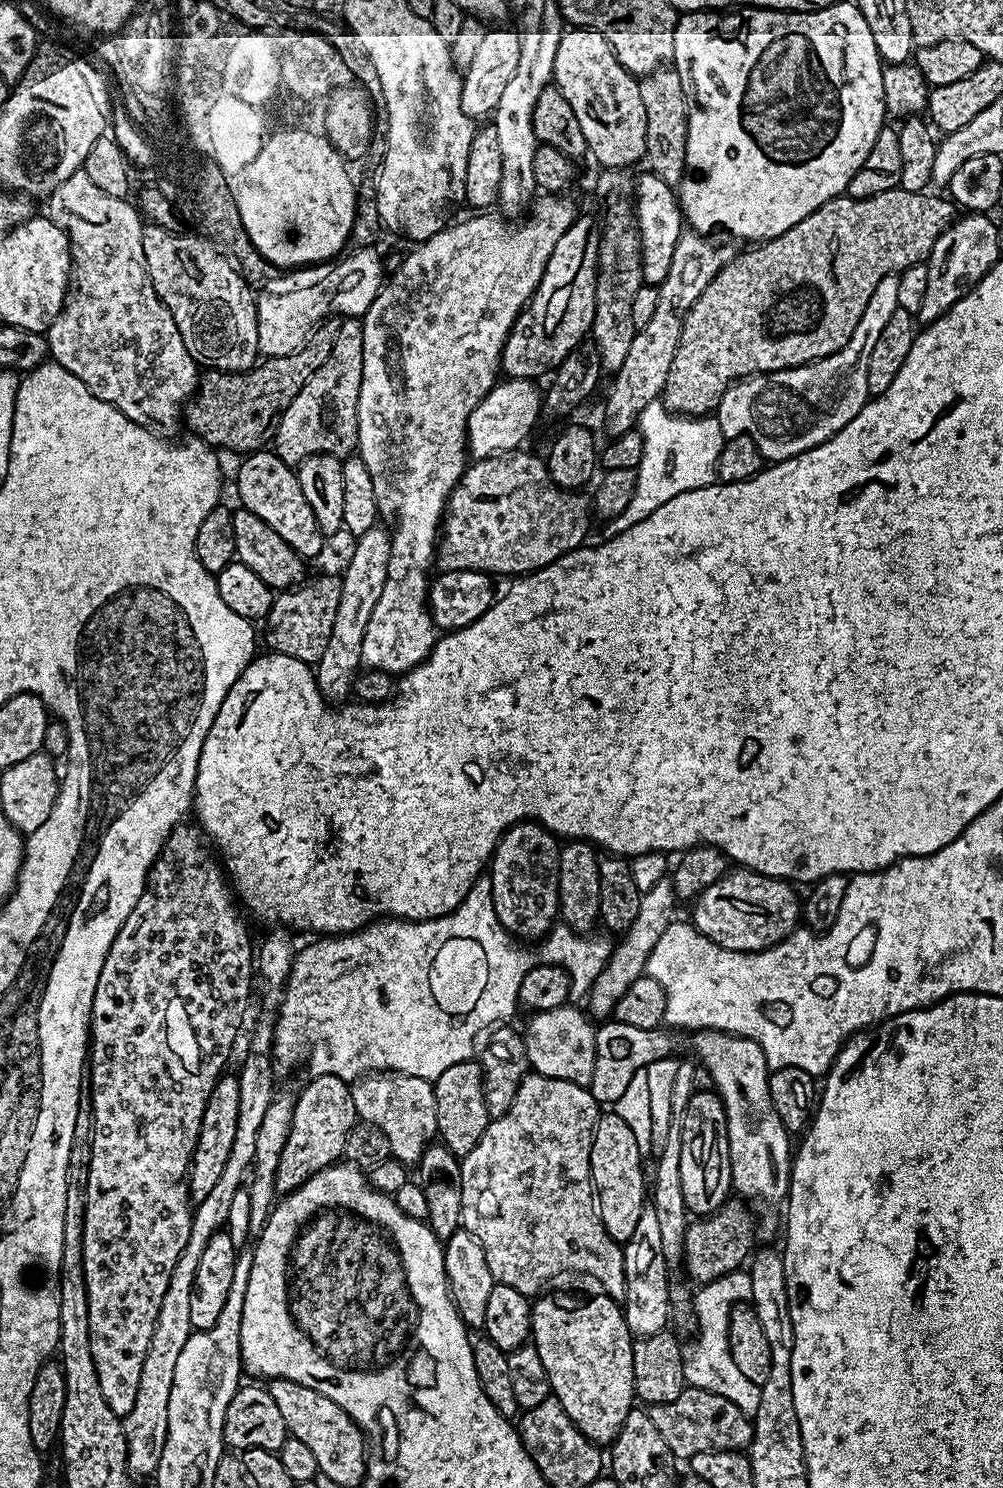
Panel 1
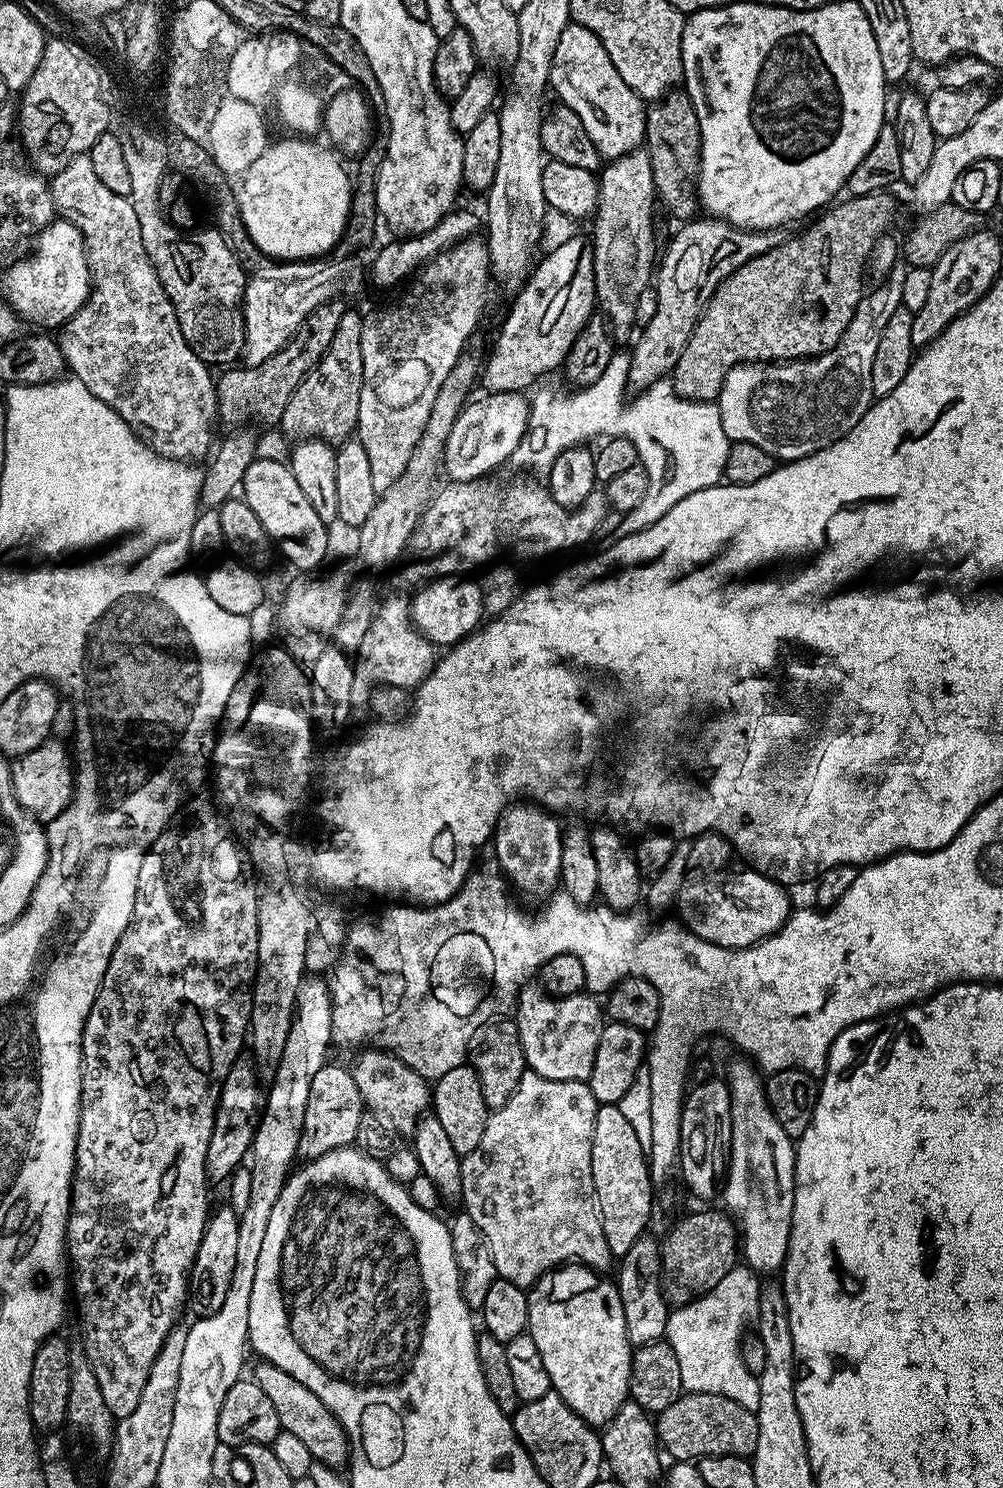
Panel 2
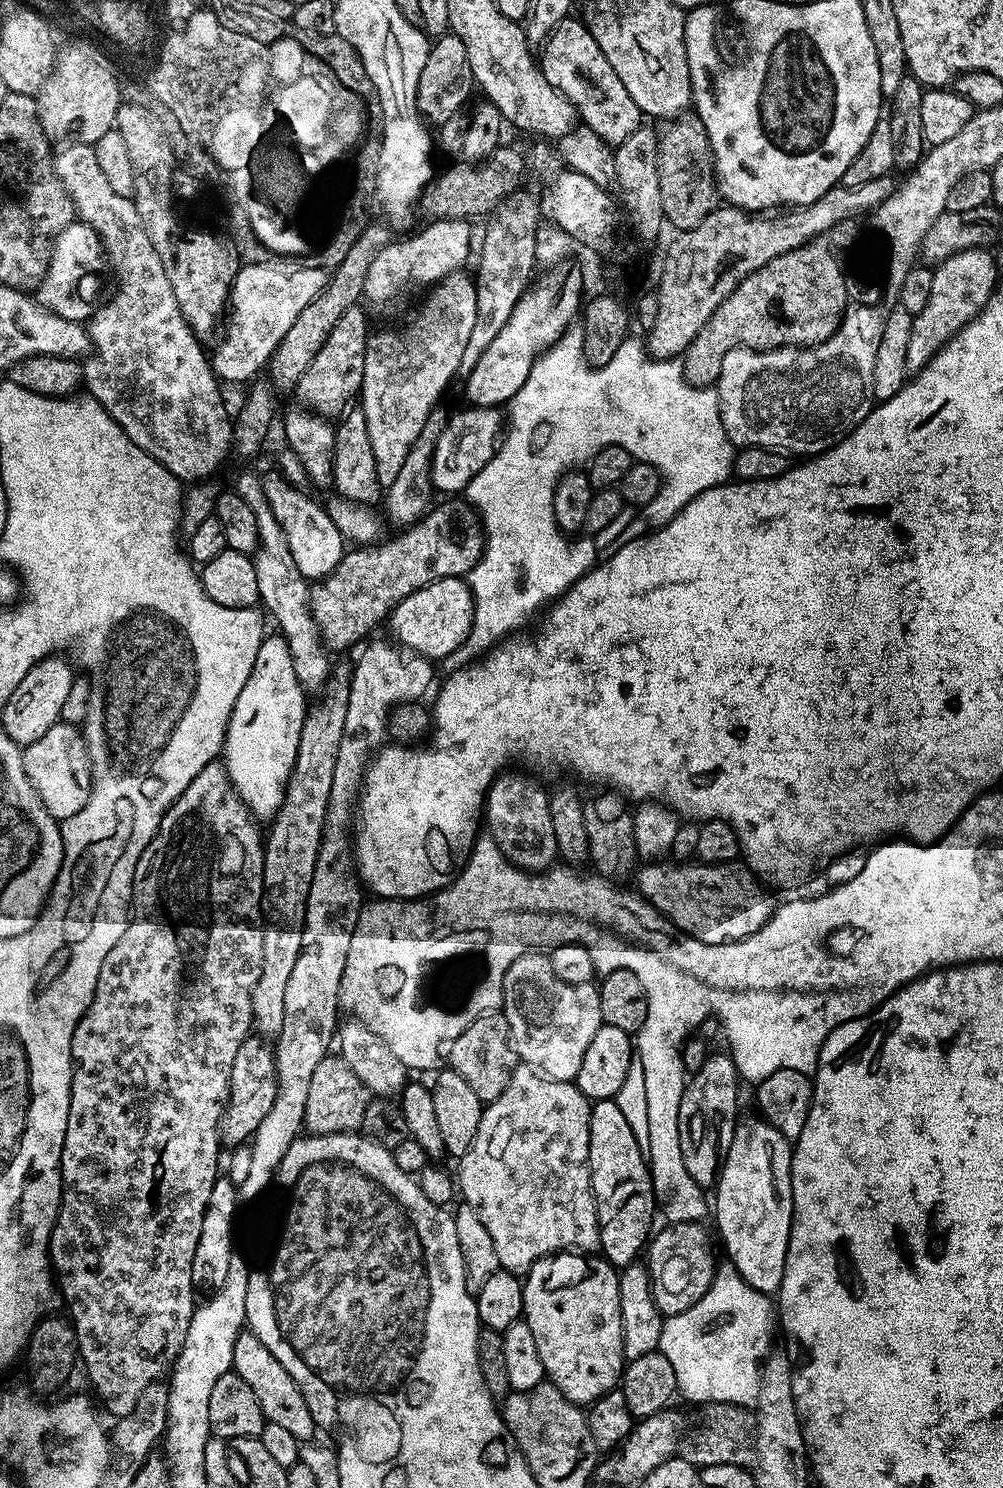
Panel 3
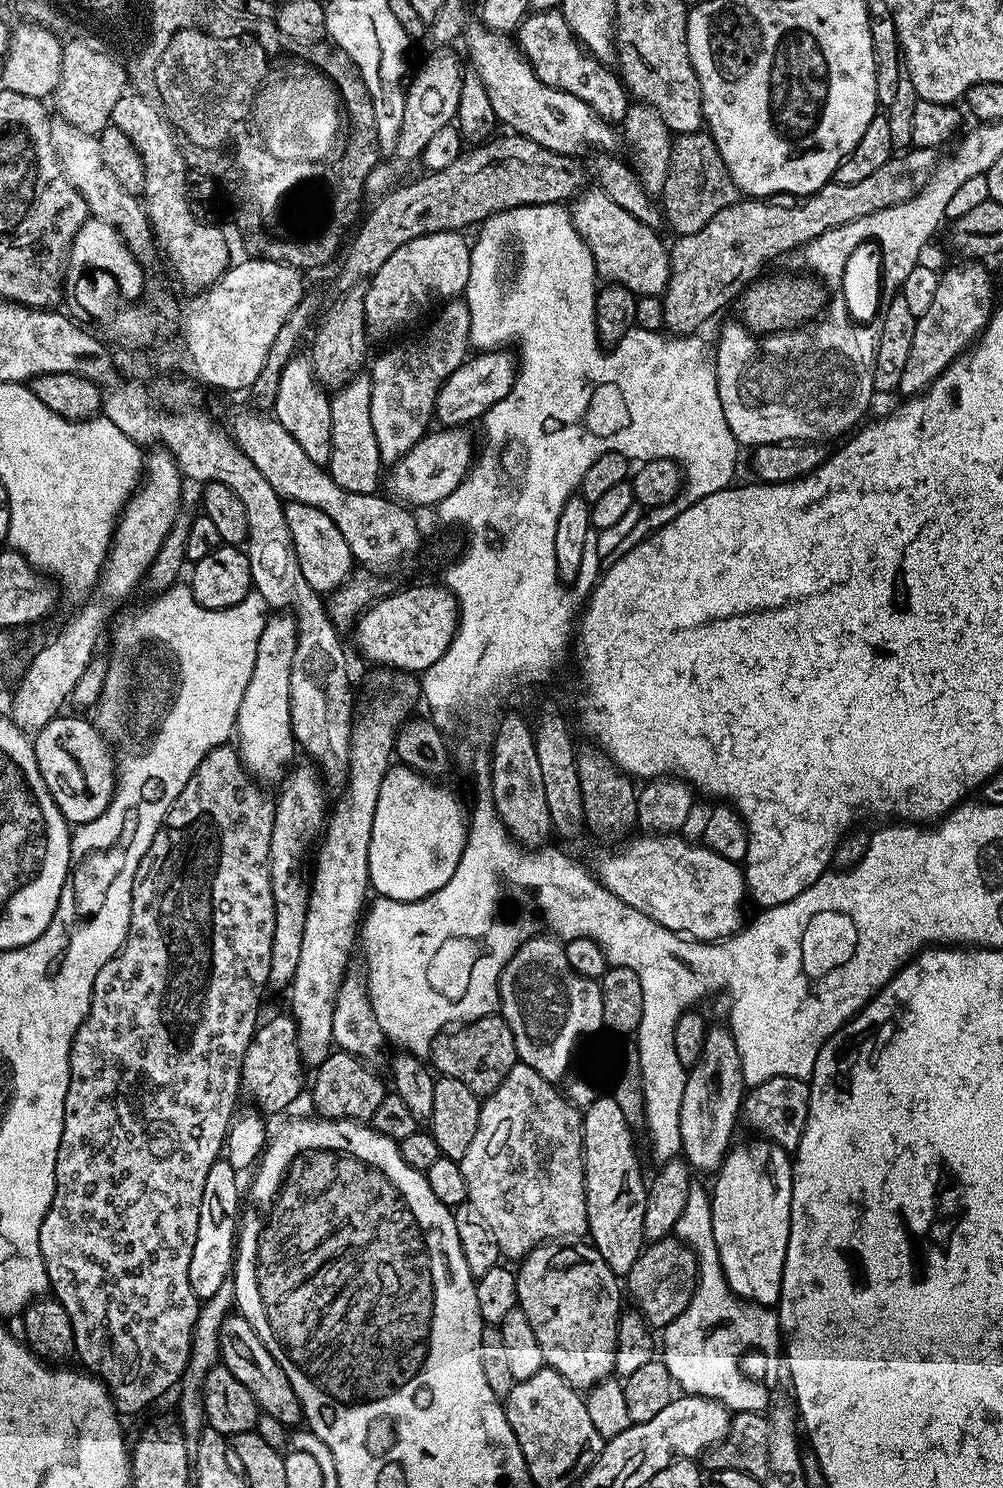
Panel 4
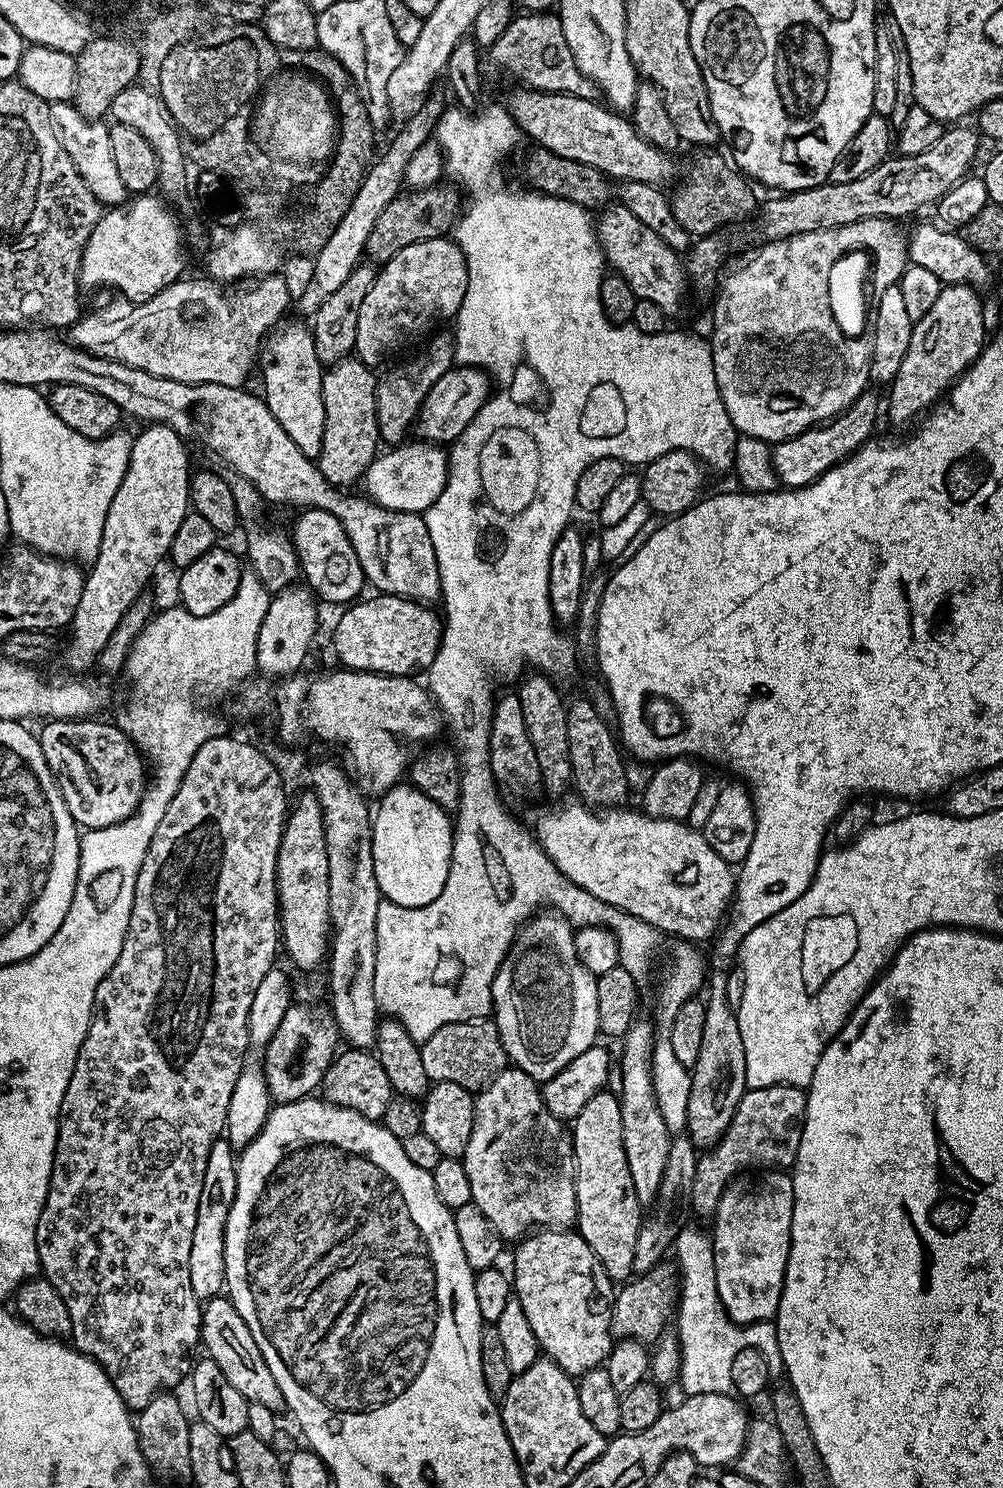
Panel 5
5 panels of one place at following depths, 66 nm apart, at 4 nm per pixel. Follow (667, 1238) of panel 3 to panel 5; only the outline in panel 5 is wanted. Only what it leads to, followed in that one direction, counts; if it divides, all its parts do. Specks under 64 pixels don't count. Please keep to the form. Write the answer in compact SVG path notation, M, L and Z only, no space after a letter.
M661 1262L646 1273L637 1275L629 1279L623 1285L624 1289L616 1292L616 1300L612 1304L612 1321L610 1330L616 1340L642 1340L645 1342L655 1342L659 1340L661 1334L669 1327L674 1316L674 1309L678 1304L678 1268L675 1263Z

